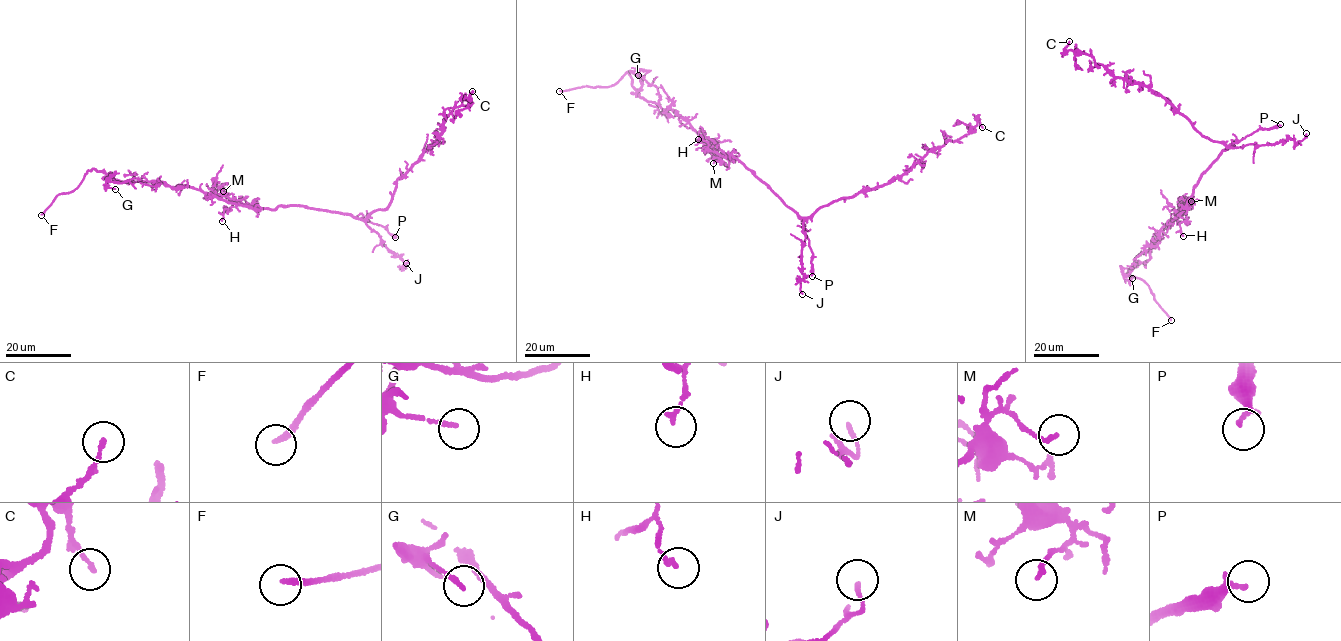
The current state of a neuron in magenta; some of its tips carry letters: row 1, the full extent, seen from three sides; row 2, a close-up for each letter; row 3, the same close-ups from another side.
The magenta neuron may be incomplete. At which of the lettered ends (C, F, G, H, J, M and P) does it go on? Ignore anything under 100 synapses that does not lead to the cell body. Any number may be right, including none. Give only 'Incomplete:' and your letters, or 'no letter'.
Incomplete: F

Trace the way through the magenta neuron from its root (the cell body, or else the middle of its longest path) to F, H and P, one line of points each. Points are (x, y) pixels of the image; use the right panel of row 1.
F: (1198, 180), (1185, 207), (1151, 241), (1148, 261), (1130, 268), (1126, 275), (1148, 285), (1171, 320)
H: (1198, 180), (1188, 202), (1185, 220), (1179, 224), (1183, 236)
P: (1198, 180), (1232, 143), (1257, 129), (1280, 124)

